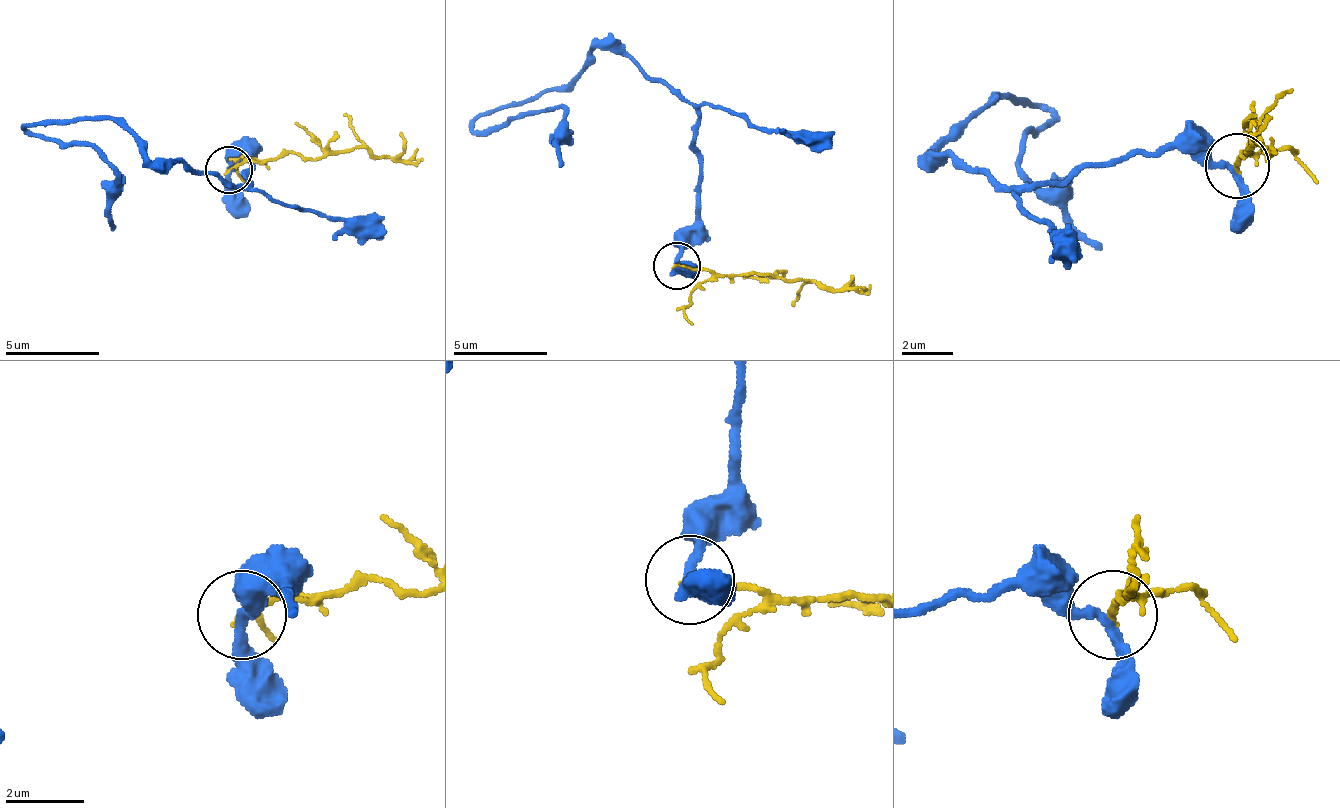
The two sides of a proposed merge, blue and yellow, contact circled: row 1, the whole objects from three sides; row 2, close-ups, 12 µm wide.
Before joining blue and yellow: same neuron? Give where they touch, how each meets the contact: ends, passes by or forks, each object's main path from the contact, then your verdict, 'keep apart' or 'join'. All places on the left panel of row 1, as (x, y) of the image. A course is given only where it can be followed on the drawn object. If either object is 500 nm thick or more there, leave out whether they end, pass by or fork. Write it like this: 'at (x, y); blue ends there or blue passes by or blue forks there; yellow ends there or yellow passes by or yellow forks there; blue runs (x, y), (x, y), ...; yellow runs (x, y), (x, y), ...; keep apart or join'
at (229, 169); blue passes by; yellow ends there; blue runs (227, 168), (251, 159), (251, 182), (147, 159), (114, 121), (25, 126), (86, 144), (114, 173), (114, 229); yellow runs (227, 168), (369, 149), (392, 159), (402, 149), (402, 130); keep apart

